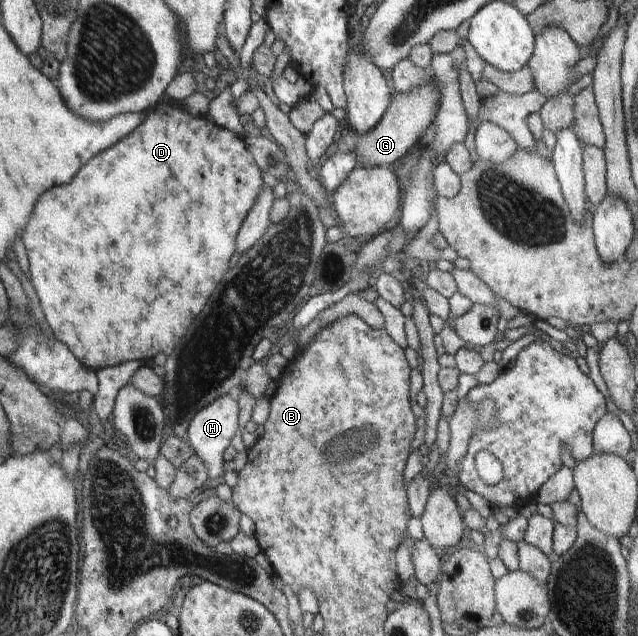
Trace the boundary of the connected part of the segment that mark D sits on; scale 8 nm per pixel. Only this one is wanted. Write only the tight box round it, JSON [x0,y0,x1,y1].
[22,100,265,371]

